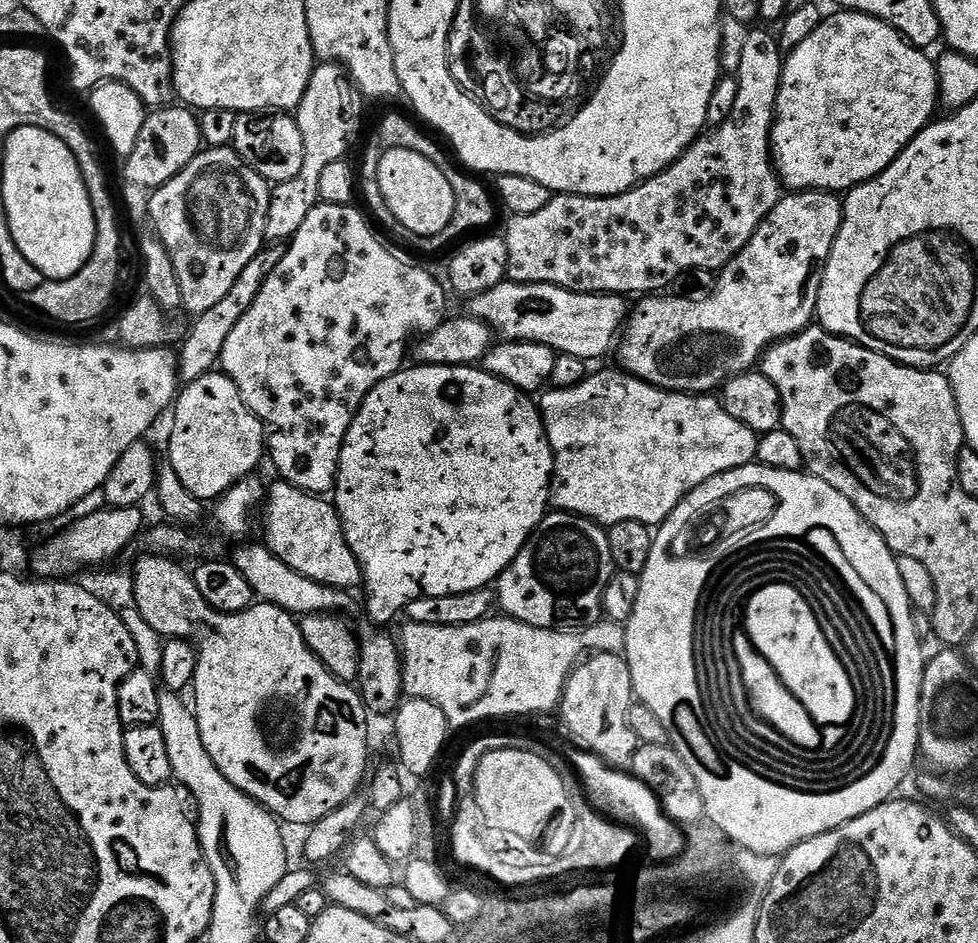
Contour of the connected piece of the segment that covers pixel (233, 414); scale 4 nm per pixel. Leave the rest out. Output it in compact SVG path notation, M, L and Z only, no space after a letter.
M217 370L215 372L208 372L202 378L198 378L194 382L184 384L182 391L177 395L174 401L174 413L176 417L172 420L172 437L168 440L168 456L166 456L167 463L172 465L174 474L178 474L178 478L182 478L182 486L186 486L186 490L190 490L190 494L194 494L194 498L201 502L215 502L220 497L225 496L227 492L234 487L238 481L247 480L249 476L257 471L256 467L260 464L260 459L265 459L266 456L266 425L263 420L258 417L246 406L246 402L242 398L242 394L238 390L238 386L224 375L223 371Z

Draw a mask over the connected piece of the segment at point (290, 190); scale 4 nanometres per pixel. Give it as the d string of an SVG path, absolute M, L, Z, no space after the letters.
M320 62L312 69L310 86L306 86L306 94L302 94L302 102L294 110L298 130L302 130L304 157L302 170L290 178L290 182L282 182L271 189L270 210L266 218L266 237L272 242L288 242L302 230L302 222L306 222L310 210L321 203L318 185L322 174L330 162L345 159L360 132L360 123L364 120L365 97L352 83L352 77L344 71L340 64Z

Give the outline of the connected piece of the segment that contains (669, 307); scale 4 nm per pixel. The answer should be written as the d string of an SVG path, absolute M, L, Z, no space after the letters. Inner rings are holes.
M835 192L781 195L778 206L770 210L750 242L717 275L716 288L712 292L703 298L648 294L637 308L635 305L631 309L626 335L618 344L619 367L656 388L689 394L715 393L734 377L753 371L777 340L798 336L813 323L822 274L843 221L844 205Z

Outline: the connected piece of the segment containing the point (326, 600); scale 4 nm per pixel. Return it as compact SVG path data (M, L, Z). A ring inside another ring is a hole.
M263 543L244 544L236 548L230 555L231 563L250 582L255 599L265 604L276 604L282 610L291 612L297 617L312 616L316 612L325 614L343 613L343 608L348 604L349 593L339 588L322 586L286 566L286 562L279 560Z

